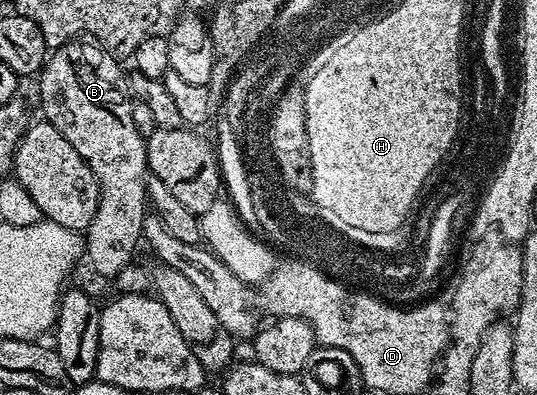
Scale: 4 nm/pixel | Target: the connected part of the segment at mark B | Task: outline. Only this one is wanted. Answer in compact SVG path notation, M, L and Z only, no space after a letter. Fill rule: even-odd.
M73 40L55 47L38 74L43 117L74 144L74 152L86 160L100 185L98 212L94 212L94 220L86 231L86 262L92 265L94 273L108 280L115 279L133 261L132 253L136 245L141 245L143 222L150 210L148 195L144 193L144 179L150 173L146 138L134 128L133 99L120 87L120 66L116 62L117 55L103 45L92 40Z

